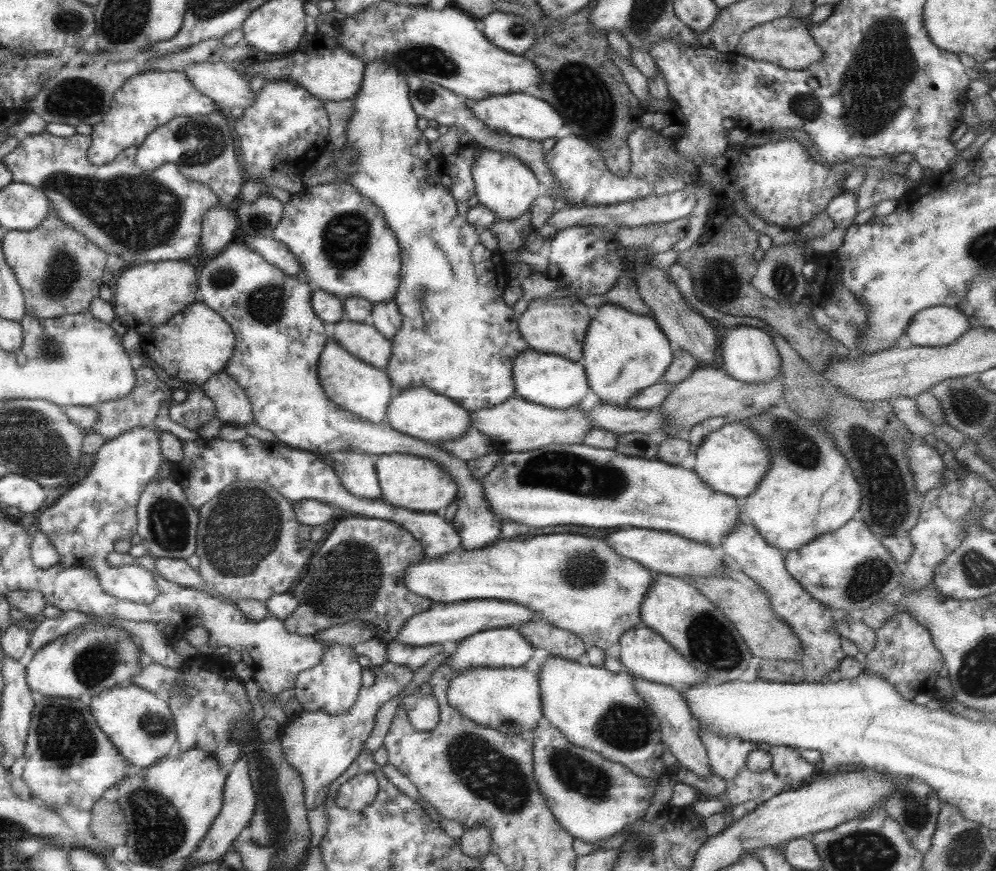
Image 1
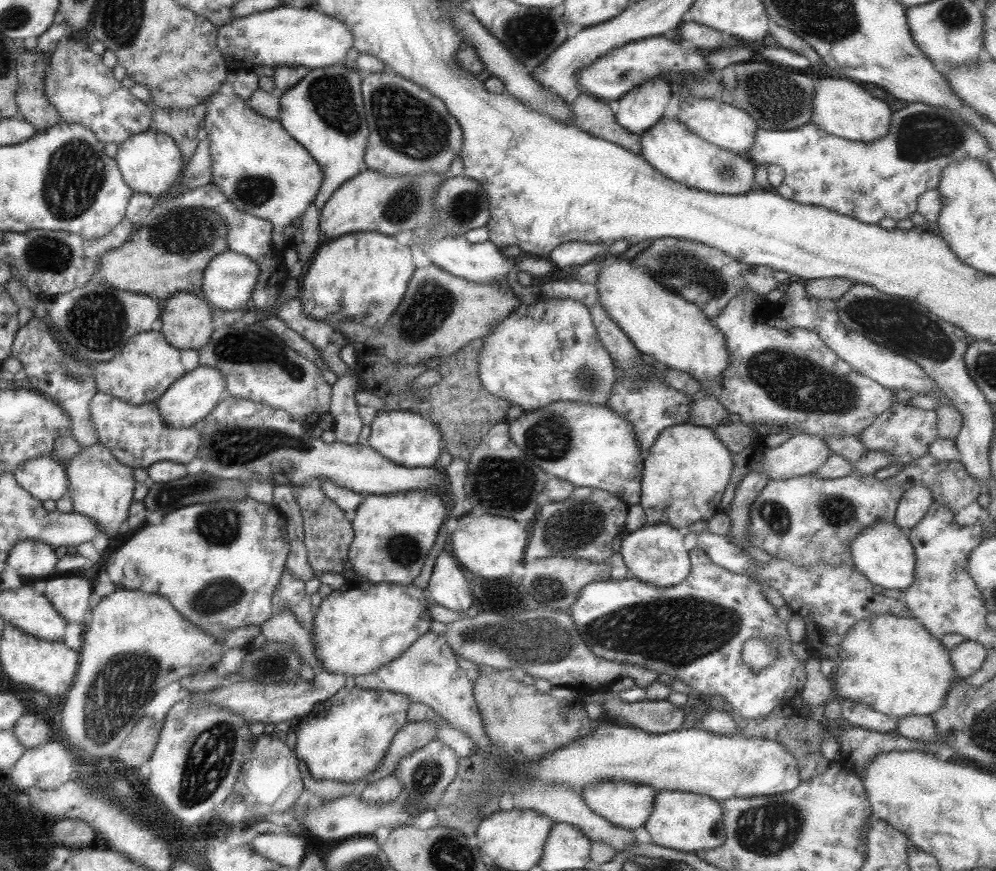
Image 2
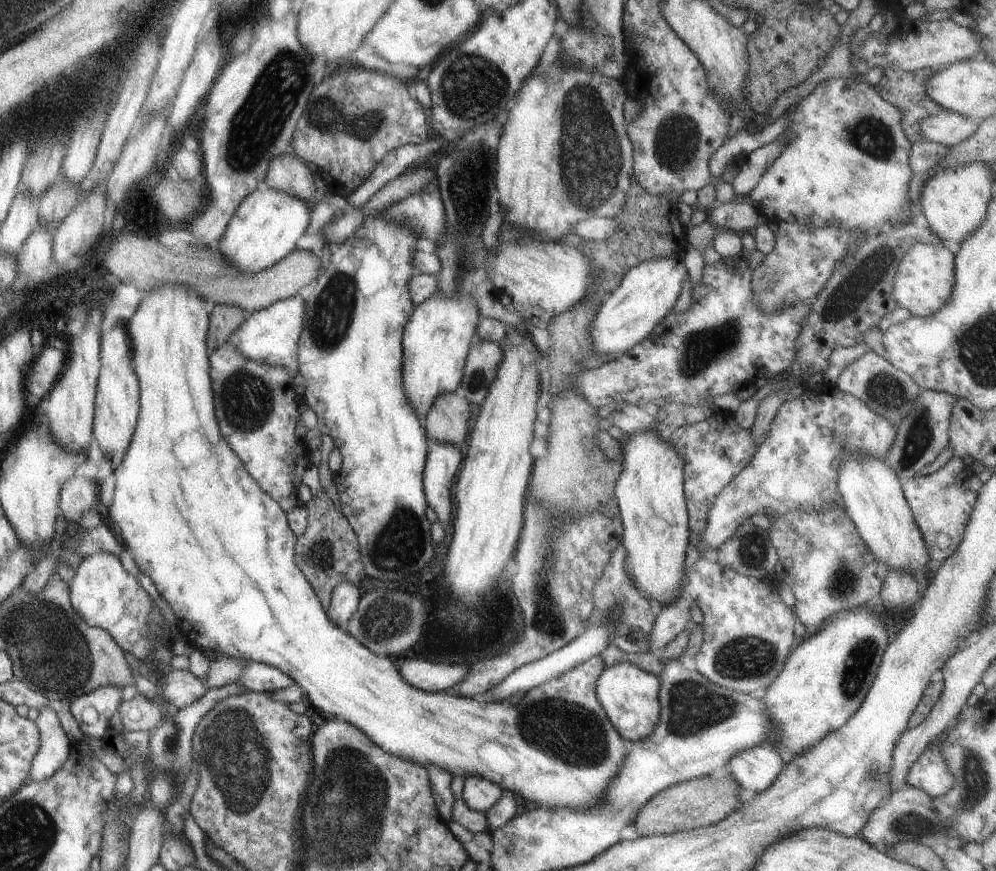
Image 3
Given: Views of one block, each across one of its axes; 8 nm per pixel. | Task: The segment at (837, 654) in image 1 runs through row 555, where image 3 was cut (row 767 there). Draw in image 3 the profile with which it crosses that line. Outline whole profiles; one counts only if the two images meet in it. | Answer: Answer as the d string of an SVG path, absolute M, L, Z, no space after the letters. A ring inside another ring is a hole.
M769 745L752 746L734 754L725 764L727 774L738 782L744 790L752 790L755 794L766 790L785 769L785 761L781 754Z

